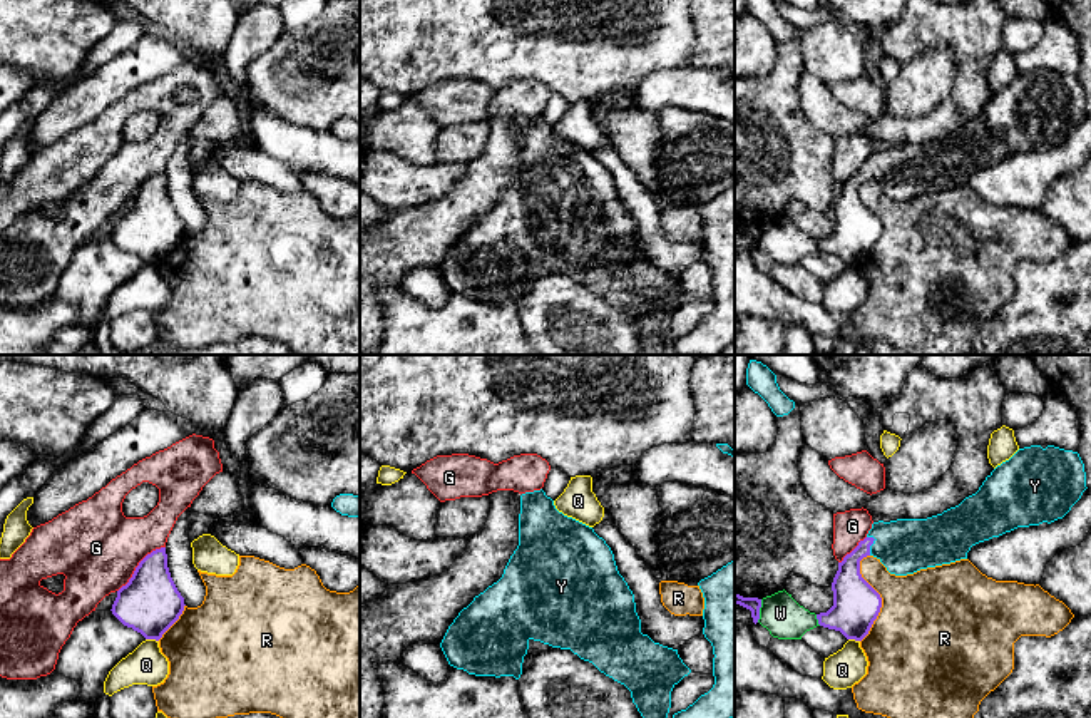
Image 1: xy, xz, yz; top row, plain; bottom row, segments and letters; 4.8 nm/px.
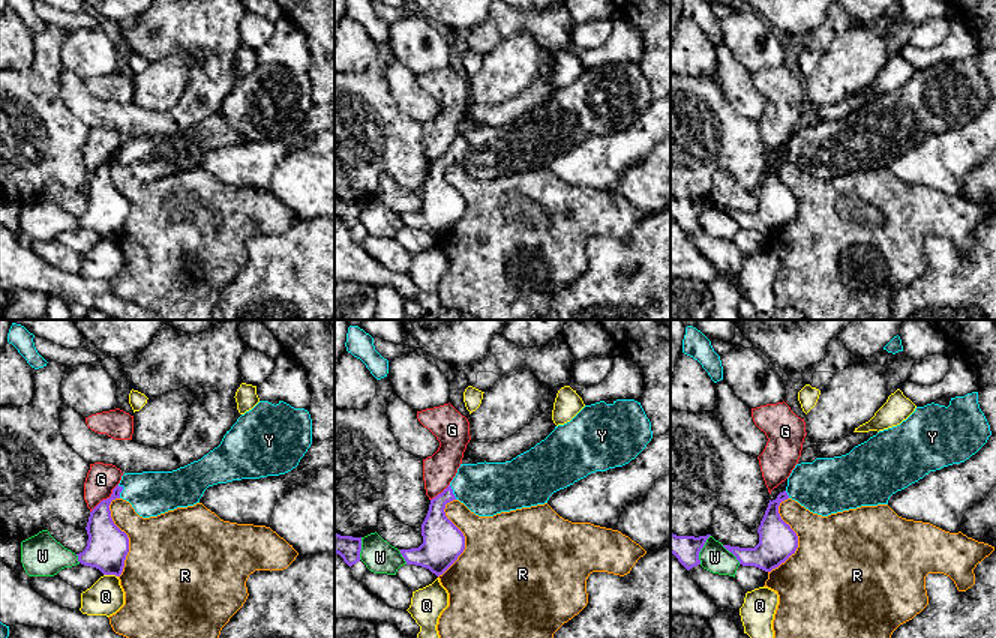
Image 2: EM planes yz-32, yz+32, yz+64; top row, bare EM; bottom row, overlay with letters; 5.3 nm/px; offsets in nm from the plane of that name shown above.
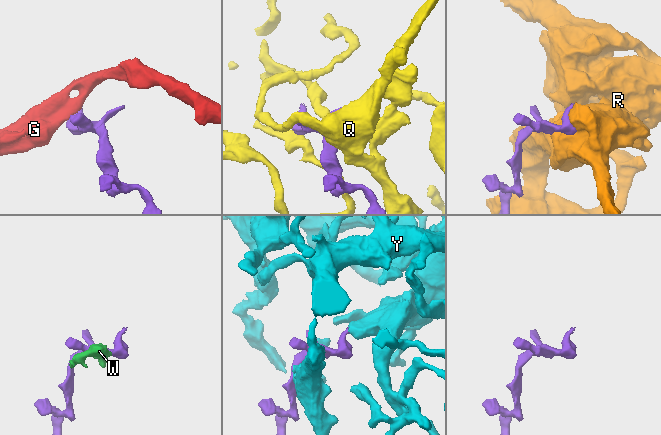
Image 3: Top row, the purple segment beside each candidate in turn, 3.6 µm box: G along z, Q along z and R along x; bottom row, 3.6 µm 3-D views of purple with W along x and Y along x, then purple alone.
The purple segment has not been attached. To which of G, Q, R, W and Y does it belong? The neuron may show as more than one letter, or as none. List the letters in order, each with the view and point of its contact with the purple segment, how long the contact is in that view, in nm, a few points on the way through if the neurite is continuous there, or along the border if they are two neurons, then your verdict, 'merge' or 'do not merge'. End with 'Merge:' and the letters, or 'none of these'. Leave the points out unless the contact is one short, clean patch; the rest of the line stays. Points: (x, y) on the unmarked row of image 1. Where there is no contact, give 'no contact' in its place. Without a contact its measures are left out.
G: contact xy (139, 189); length 320 nm; border xy (164, 171), (151, 176), (117, 216); do not merge
Q: contact xy (153, 263); length 70 nm; do not merge
R: contact yz (880, 223); length 420 nm; do not merge
W: contact yz (817, 243); length 60 nm; do not merge
Y: contact yz (870, 169); length 100 nm; merge
Merge: Y

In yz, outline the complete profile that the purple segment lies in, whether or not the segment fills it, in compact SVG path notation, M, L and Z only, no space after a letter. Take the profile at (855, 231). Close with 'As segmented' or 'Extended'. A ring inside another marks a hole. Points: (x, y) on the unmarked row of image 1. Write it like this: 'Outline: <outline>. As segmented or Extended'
Outline: M1031 70L1019 74L1009 85L997 90L976 119L942 139L927 144L873 147L867 162L838 187L832 208L833 231L827 238L817 239L818 249L840 256L847 264L862 266L868 259L880 238L882 223L860 199L863 182L877 182L895 201L967 184L971 172L979 167L1017 152L1063 144L1086 114L1084 89L1078 77L1054 70Z. Extended

